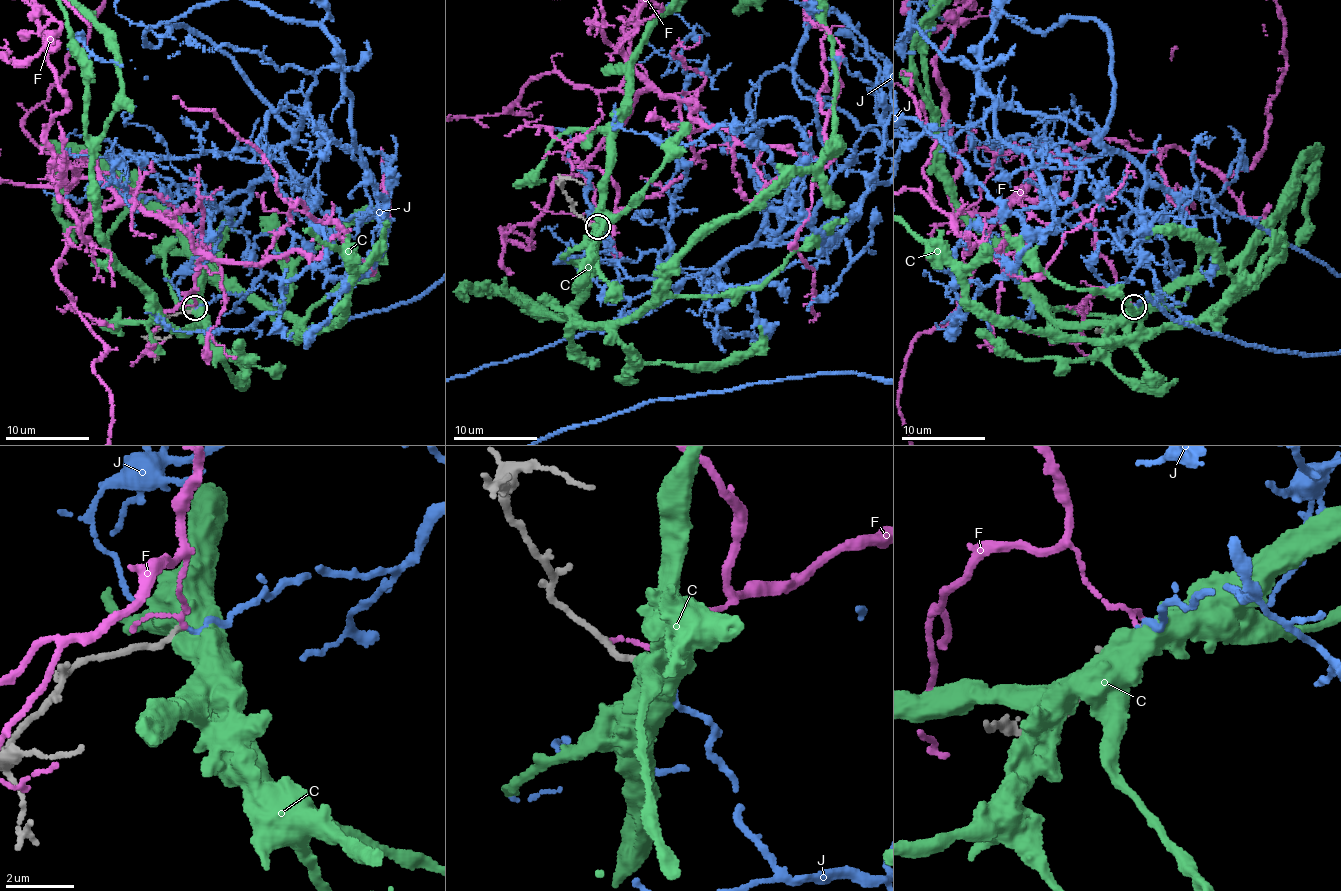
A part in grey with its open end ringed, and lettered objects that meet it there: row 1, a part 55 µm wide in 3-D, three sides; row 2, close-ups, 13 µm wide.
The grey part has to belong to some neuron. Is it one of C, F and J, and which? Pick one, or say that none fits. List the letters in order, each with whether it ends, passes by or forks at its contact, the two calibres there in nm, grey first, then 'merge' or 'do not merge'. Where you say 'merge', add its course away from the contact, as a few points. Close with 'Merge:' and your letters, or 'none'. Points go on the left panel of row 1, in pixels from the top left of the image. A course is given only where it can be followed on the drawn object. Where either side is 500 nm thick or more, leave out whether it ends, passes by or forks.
C: calibres 200 and 700 nm; do not merge
F: it passes by; calibres 150 and 100 nm; do not merge
J: it ends; calibres 150 and 150 nm; merge
Merge: J

